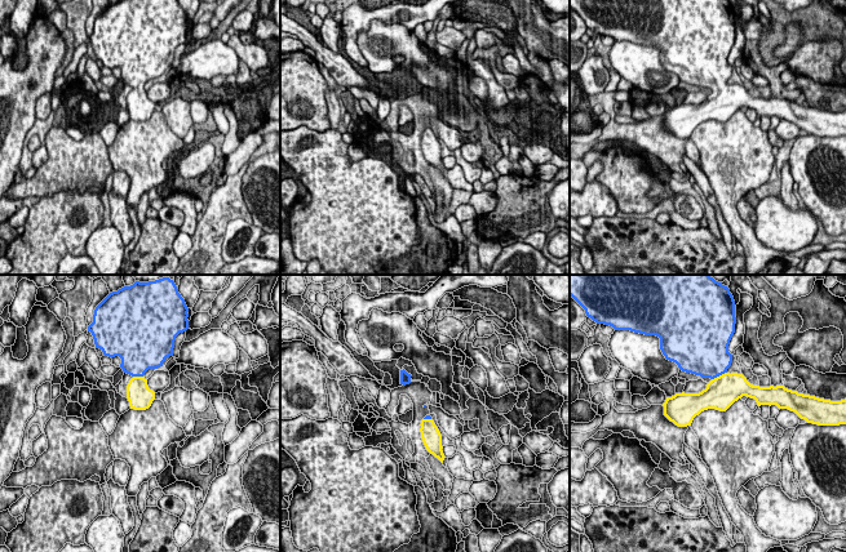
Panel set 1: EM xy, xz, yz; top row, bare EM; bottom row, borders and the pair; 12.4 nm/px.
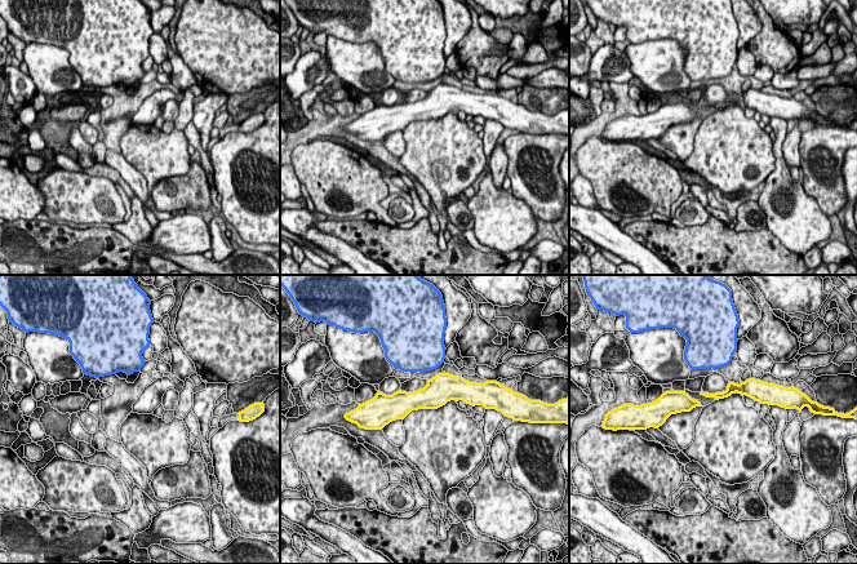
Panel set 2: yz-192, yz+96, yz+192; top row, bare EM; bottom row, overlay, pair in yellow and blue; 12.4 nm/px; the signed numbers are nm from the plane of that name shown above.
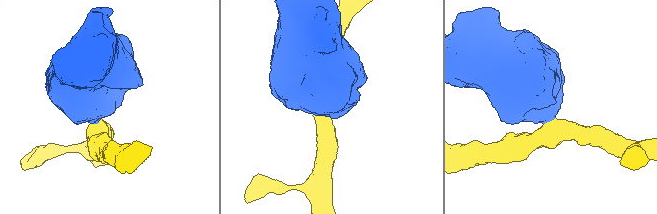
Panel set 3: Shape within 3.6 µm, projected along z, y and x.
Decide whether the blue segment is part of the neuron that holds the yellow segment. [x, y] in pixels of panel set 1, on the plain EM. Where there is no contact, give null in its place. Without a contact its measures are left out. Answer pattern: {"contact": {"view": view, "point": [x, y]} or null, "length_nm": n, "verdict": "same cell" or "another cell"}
{"contact": {"view": "yz", "point": [720, 87]}, "length_nm": 220, "verdict": "same cell"}

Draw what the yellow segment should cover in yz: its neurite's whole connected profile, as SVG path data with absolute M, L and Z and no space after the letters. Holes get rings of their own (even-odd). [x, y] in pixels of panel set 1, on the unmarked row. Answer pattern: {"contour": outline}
{"contour": "M570 0L570 6L585 21L588 28L597 35L612 37L615 41L630 41L645 46L660 49L660 61L666 71L678 76L679 81L710 89L707 99L699 104L676 104L666 108L664 126L678 138L691 137L694 129L701 123L716 120L726 123L743 107L754 110L757 116L776 116L779 120L794 123L801 130L818 137L846 135L846 110L831 112L810 106L798 104L784 97L759 98L750 95L743 85L728 84L732 67L728 63L730 52L735 44L735 12L730 0Z"}

